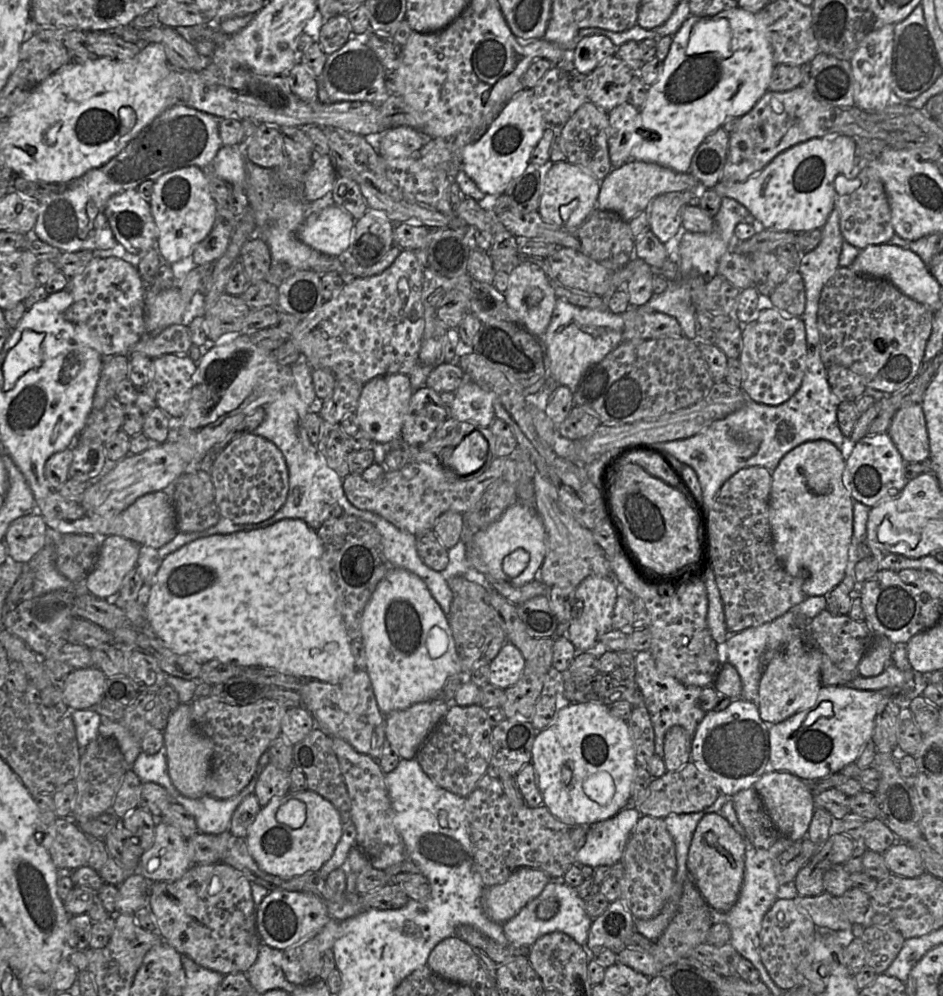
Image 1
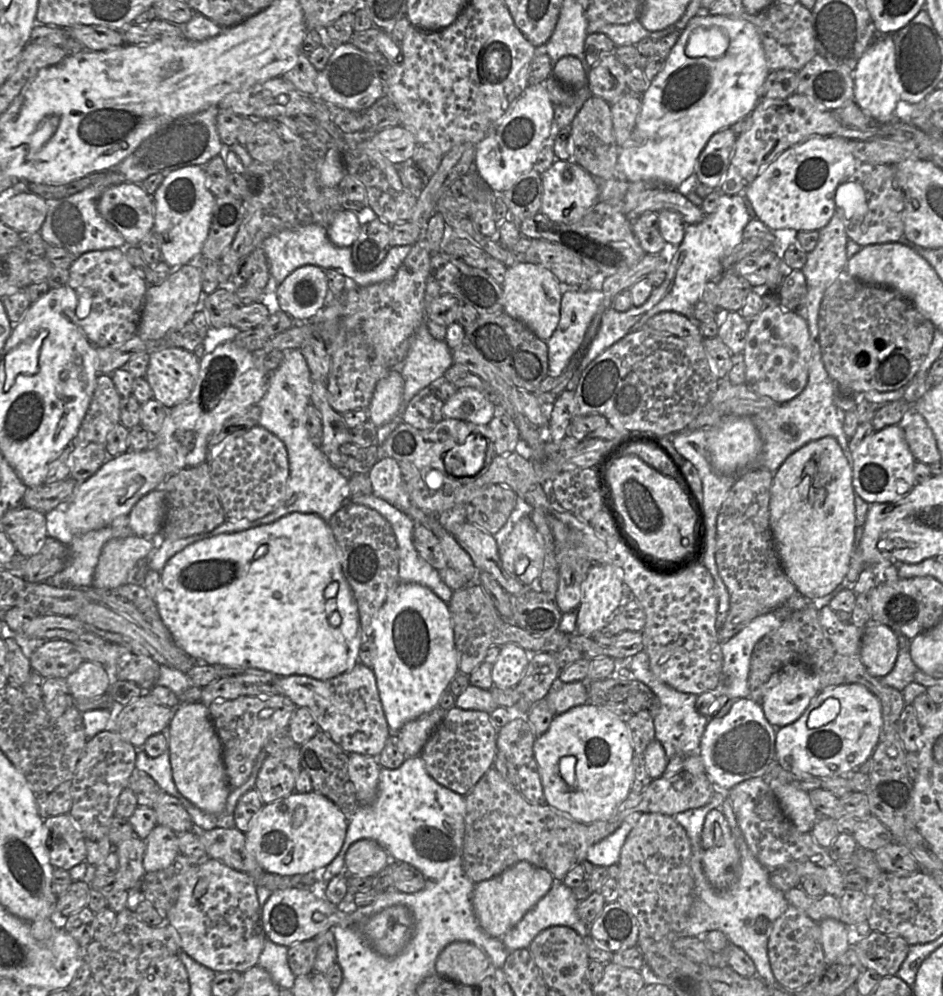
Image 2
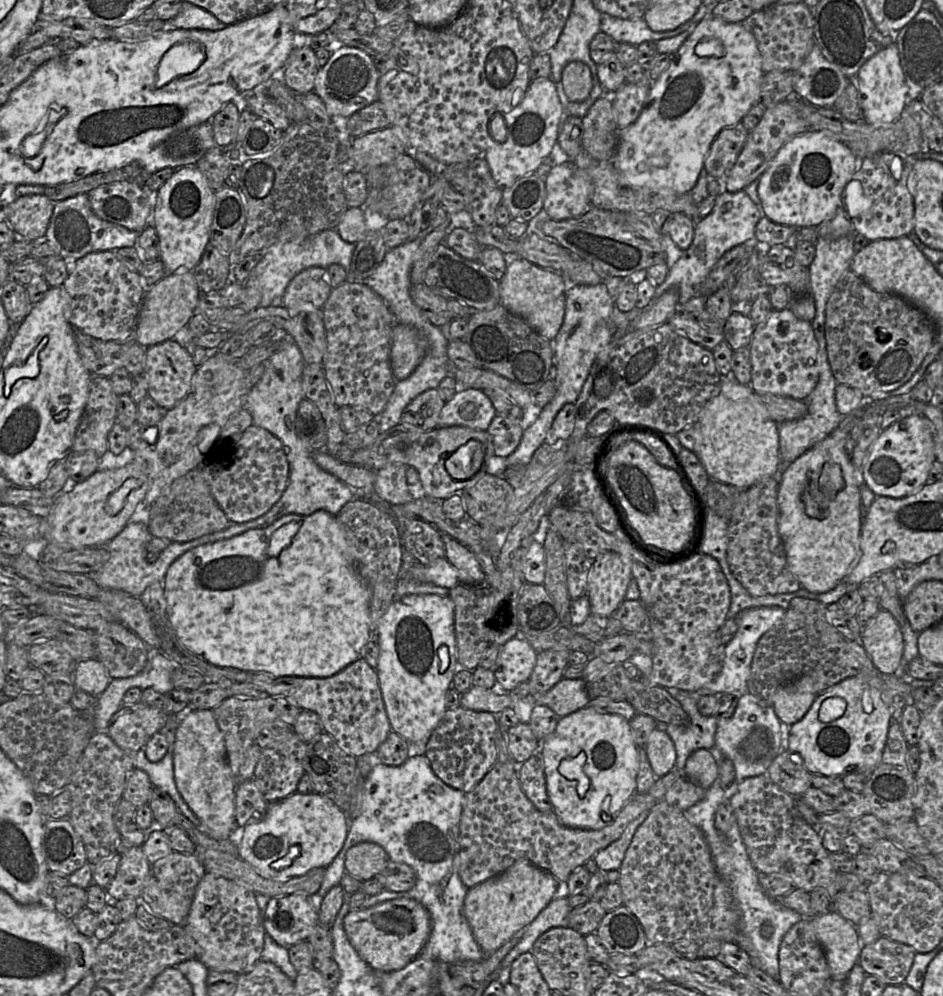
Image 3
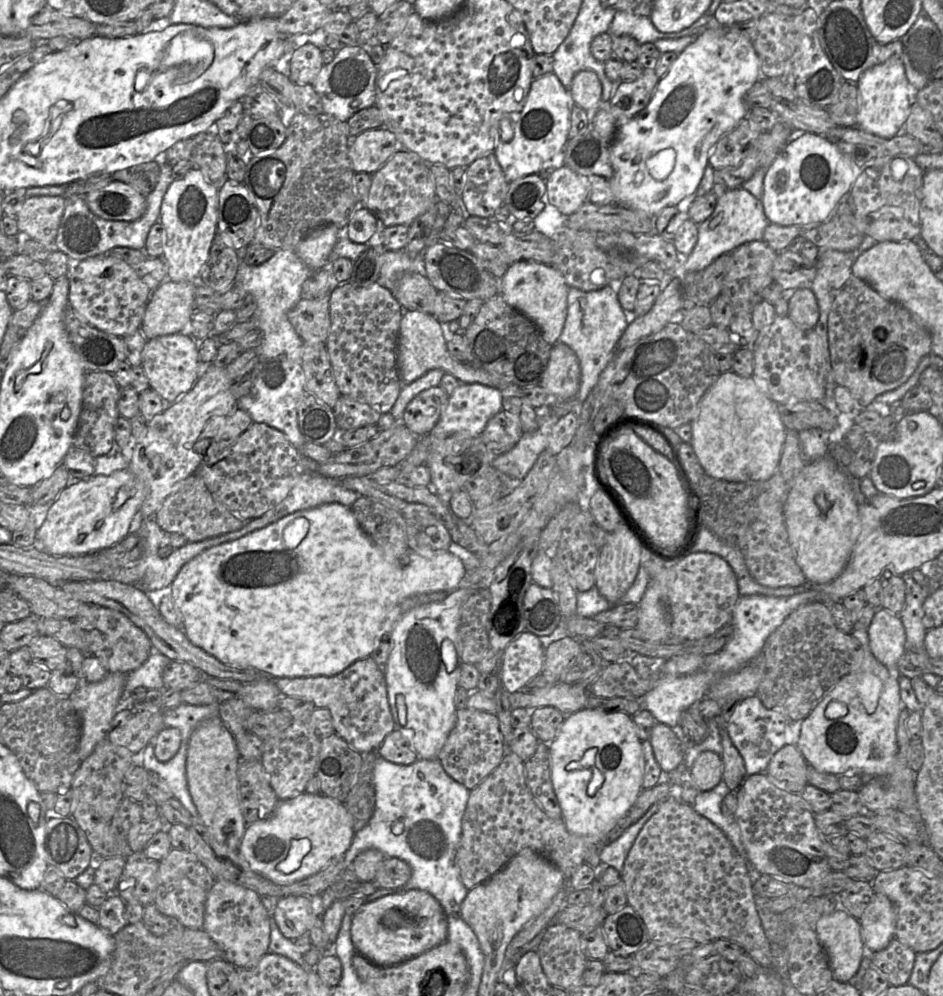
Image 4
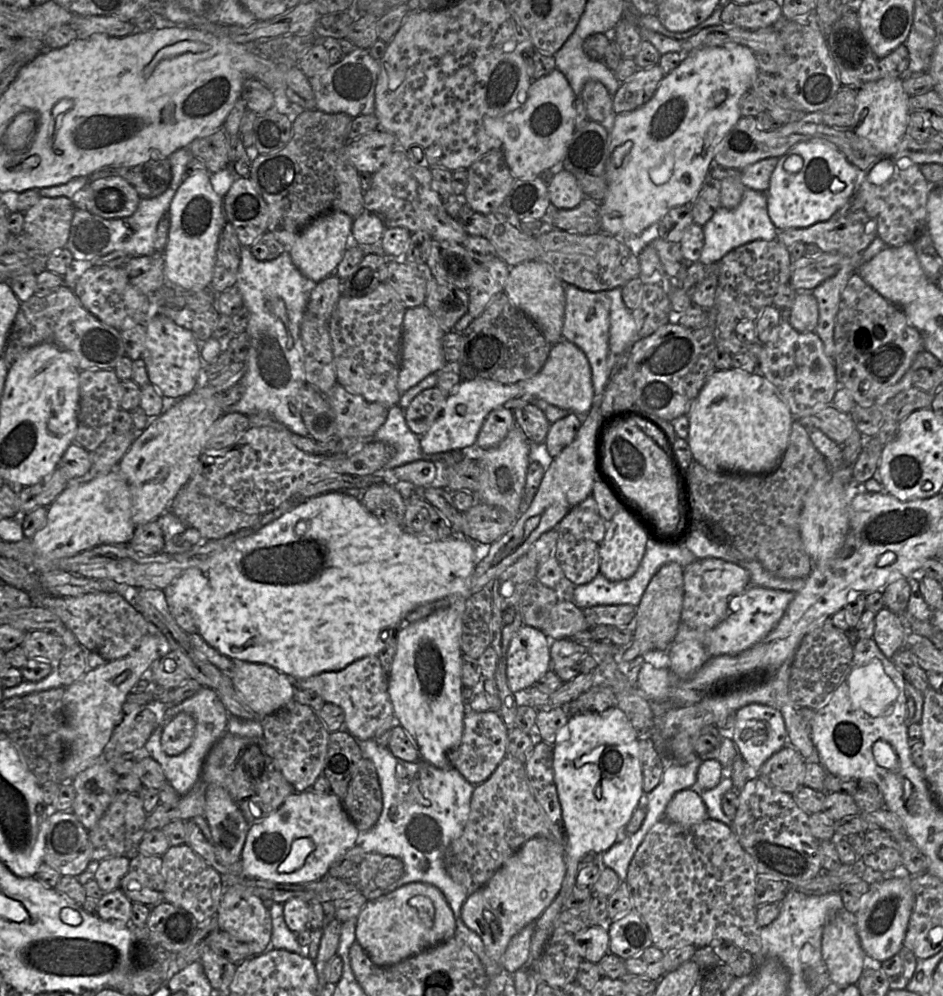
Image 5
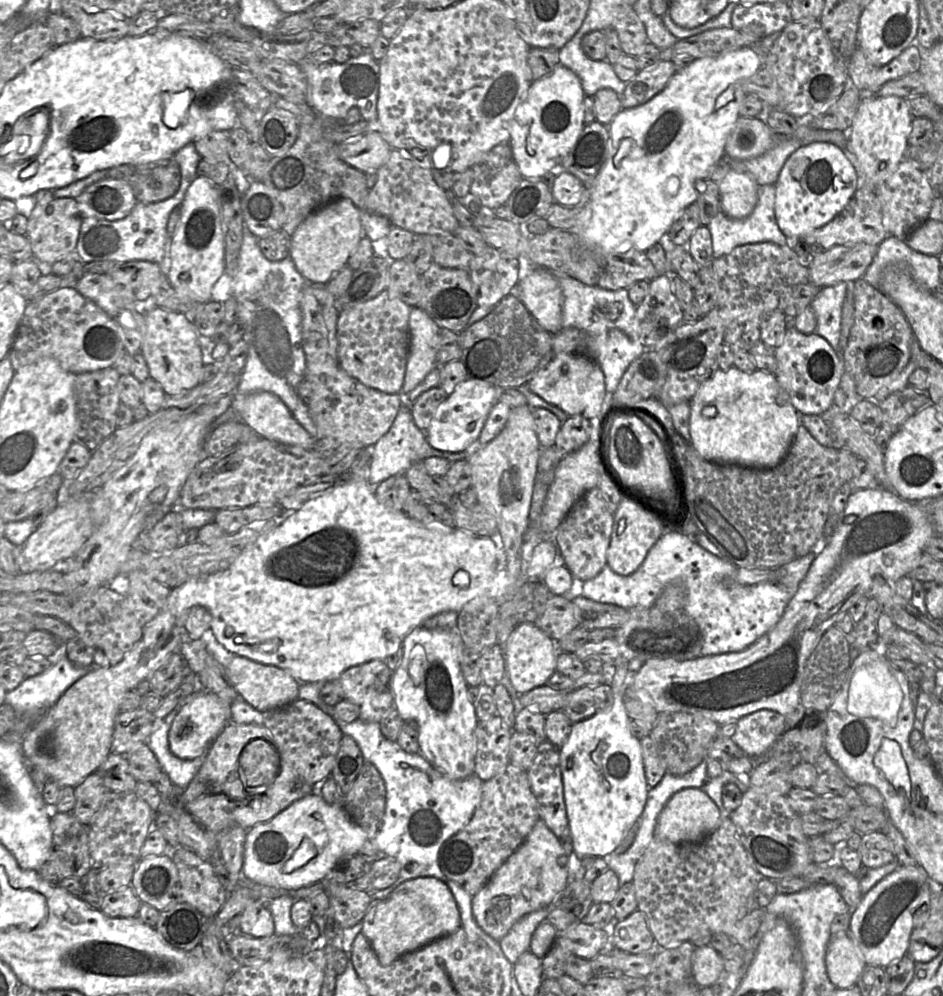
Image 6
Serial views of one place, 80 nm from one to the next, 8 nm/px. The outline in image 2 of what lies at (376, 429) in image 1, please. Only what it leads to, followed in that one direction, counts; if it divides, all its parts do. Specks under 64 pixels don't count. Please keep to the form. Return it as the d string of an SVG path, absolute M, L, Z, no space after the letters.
M396 370L381 379L376 387L369 407L369 421L377 428L393 420L400 411L404 379Z

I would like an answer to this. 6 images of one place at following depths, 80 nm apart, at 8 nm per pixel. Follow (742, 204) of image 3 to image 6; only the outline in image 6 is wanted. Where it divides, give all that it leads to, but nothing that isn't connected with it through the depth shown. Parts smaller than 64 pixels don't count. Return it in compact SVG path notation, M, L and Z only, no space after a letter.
M775 185L758 186L758 201L753 212L744 219L734 219L719 211L707 225L712 237L713 257L720 258L734 248L752 243L774 243L790 245L790 240L779 228L775 217Z

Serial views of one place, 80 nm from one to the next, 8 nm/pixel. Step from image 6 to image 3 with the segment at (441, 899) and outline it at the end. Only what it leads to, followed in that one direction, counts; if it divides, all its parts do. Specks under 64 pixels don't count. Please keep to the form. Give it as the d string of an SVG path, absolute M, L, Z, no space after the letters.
M399 898L351 910L344 918L344 929L352 945L372 969L391 972L402 969L419 956L431 932L431 918L419 902Z

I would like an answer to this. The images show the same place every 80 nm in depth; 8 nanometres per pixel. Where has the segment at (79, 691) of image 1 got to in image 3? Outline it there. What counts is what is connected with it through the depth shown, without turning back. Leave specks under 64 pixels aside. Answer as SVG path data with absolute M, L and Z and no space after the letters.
M97 658L78 660L73 671L76 689L99 697L112 678L104 664Z

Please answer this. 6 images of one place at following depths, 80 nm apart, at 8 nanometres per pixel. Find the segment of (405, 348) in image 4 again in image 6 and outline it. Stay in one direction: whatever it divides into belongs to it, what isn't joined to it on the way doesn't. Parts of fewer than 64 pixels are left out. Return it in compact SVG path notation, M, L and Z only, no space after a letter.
M412 307L409 314L409 353L406 363L404 381L401 389L401 395L410 393L419 383L421 383L427 374L438 367L436 362L437 339L440 329L429 315L419 307Z

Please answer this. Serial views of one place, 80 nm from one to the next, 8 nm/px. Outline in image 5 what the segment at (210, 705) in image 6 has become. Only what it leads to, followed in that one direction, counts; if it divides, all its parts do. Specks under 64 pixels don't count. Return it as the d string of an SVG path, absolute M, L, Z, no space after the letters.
M185 712L179 713L164 728L161 738L163 751L169 756L183 753L193 741L195 729L194 718Z

